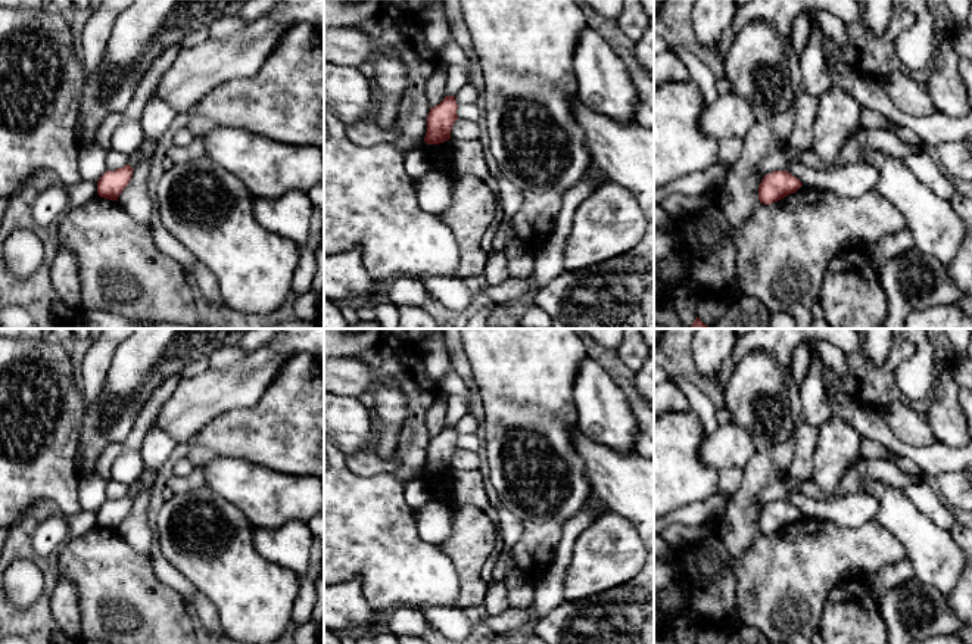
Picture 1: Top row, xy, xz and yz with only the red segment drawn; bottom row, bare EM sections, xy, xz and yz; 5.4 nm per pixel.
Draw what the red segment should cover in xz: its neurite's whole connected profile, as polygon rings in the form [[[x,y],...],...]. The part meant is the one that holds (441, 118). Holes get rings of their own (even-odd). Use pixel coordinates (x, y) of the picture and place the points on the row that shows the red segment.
[[[445,96],[439,105],[430,108],[424,137],[427,144],[439,144],[451,139],[451,130],[458,119],[457,109],[455,96]]]

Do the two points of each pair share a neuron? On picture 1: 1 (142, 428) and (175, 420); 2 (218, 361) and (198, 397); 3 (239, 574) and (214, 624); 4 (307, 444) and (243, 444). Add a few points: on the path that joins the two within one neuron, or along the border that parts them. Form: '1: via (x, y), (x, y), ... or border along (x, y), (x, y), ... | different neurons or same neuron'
1: border along (170, 397), (149, 428) | different neurons
2: border along (248, 354), (229, 366), (209, 369) | different neurons
3: border along (198, 590), (215, 609), (218, 621), (224, 628) | different neurons
4: via (290, 439), (259, 439) | same neuron

